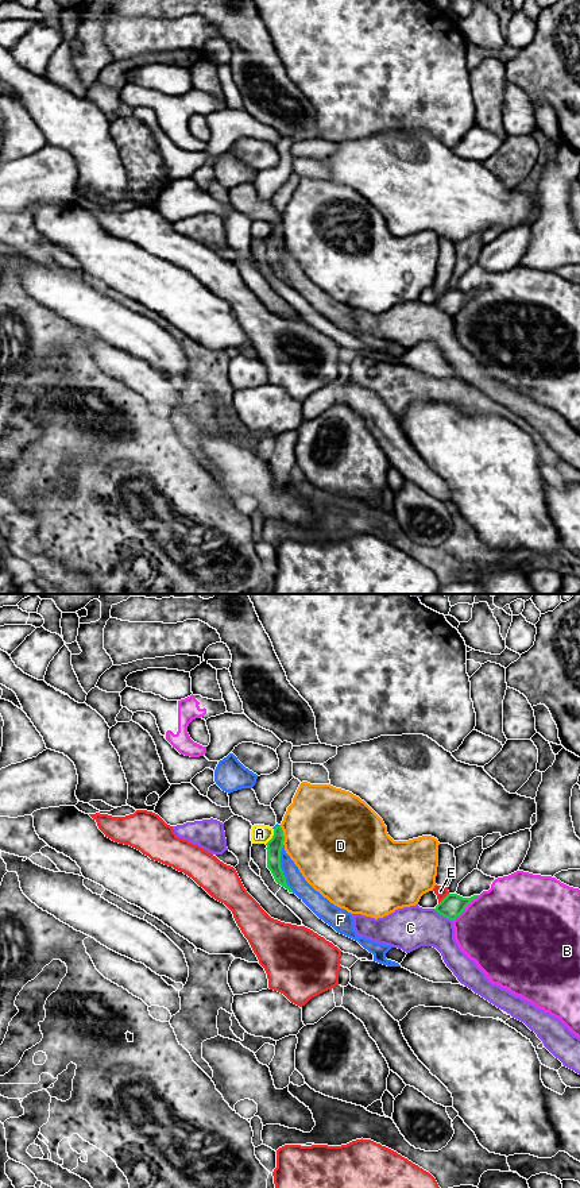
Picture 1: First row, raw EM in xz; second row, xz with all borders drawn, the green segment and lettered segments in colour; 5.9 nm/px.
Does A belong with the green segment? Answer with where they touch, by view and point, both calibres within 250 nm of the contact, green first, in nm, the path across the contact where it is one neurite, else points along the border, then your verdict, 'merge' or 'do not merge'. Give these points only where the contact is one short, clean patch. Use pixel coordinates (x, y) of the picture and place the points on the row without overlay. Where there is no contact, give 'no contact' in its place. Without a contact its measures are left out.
xz (273, 232) | 90/110 nm | along xz (274, 224), (273, 232), (266, 239) | do not merge

